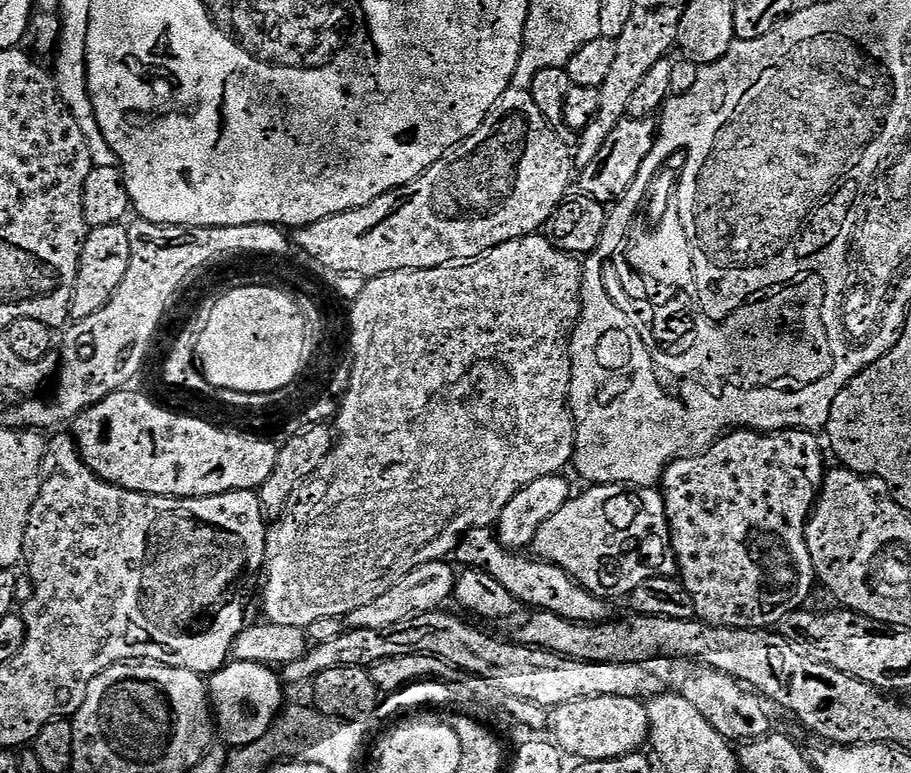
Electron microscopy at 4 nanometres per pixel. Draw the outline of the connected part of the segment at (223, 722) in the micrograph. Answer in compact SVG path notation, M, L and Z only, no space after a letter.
M233 659L218 672L211 673L206 689L214 709L214 724L225 745L231 749L247 748L254 742L269 735L272 723L280 712L284 692L280 689L282 680L267 664L255 664L245 660Z

